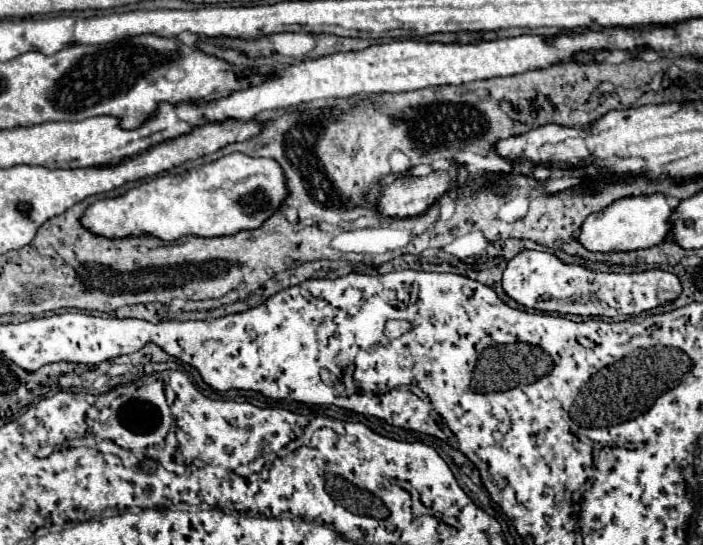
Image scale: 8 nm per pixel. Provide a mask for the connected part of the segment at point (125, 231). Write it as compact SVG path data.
M233 152L197 170L163 174L121 196L97 200L83 212L81 226L103 238L155 236L169 242L183 236L231 236L241 230L257 230L281 208L287 196L287 180L277 160Z

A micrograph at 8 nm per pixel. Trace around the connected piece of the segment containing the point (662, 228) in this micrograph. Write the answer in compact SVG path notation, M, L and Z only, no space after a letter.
M663 194L653 196L629 196L623 200L617 200L603 208L601 212L591 214L581 228L579 242L595 252L613 252L613 250L637 250L637 248L651 248L661 244L669 230L671 230L671 214L673 206Z

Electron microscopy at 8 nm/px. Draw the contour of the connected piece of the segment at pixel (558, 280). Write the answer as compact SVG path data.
M523 250L509 260L503 272L503 290L509 298L525 308L557 314L577 316L631 316L667 302L673 302L681 294L681 282L675 274L651 268L633 274L613 274L589 270L579 264L565 264L551 252Z

